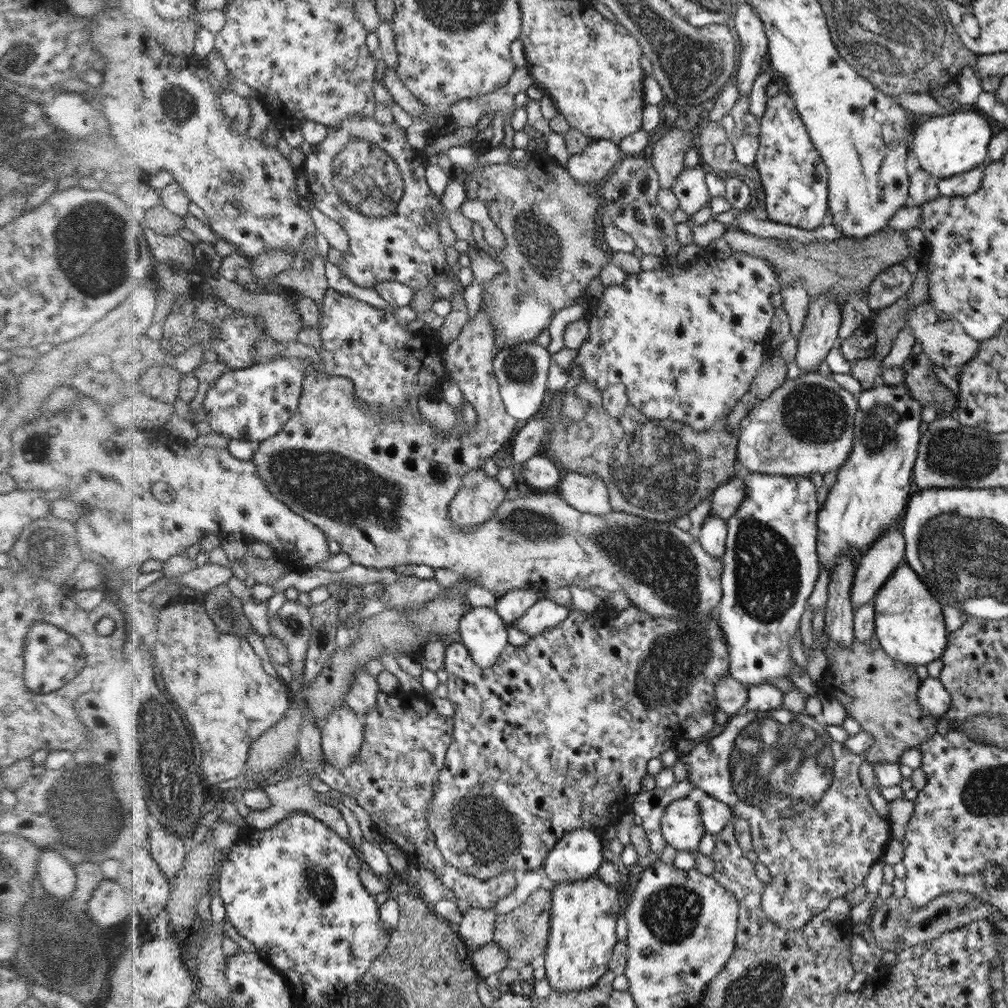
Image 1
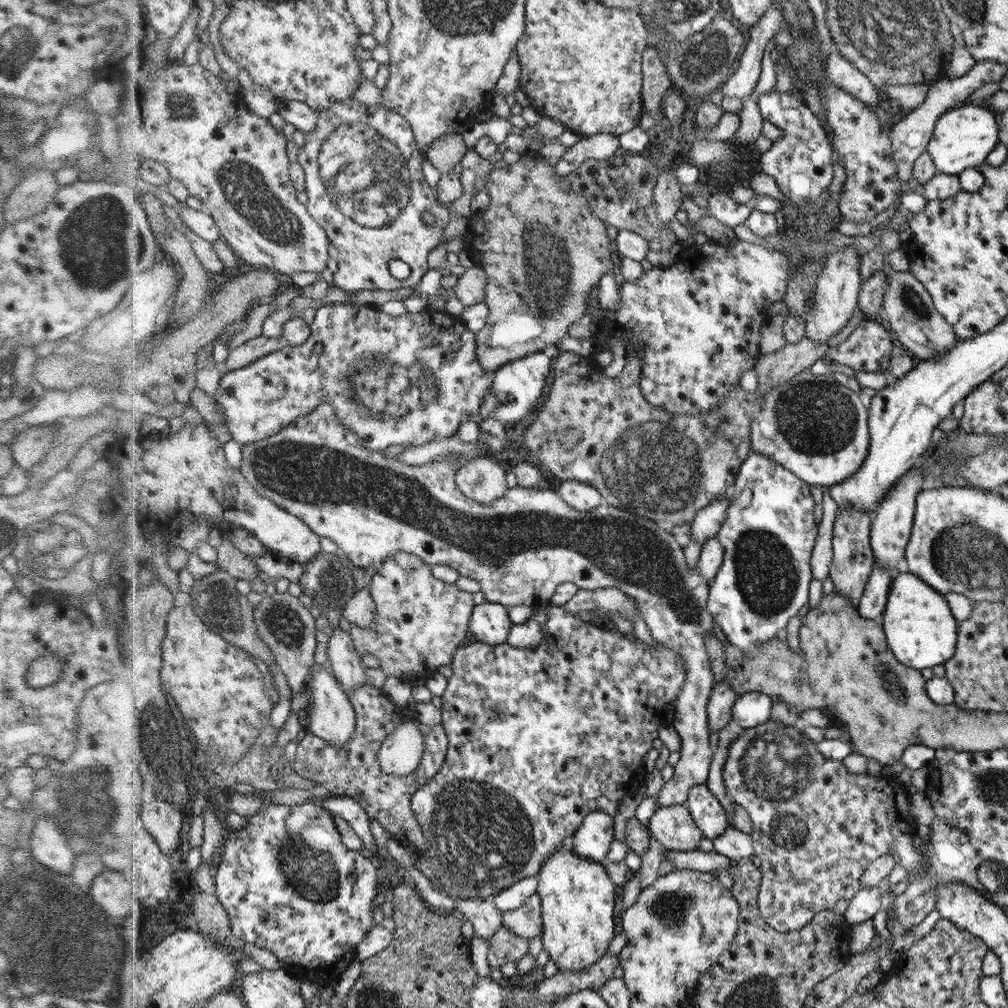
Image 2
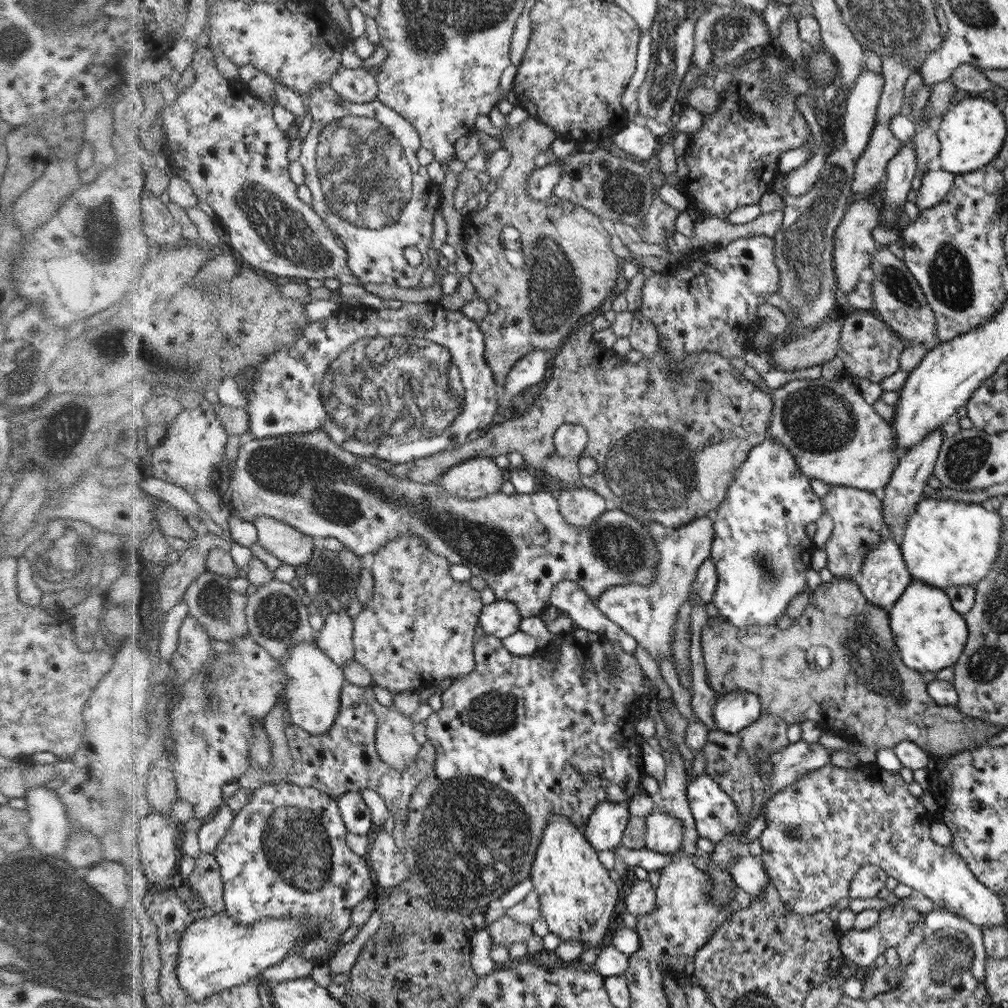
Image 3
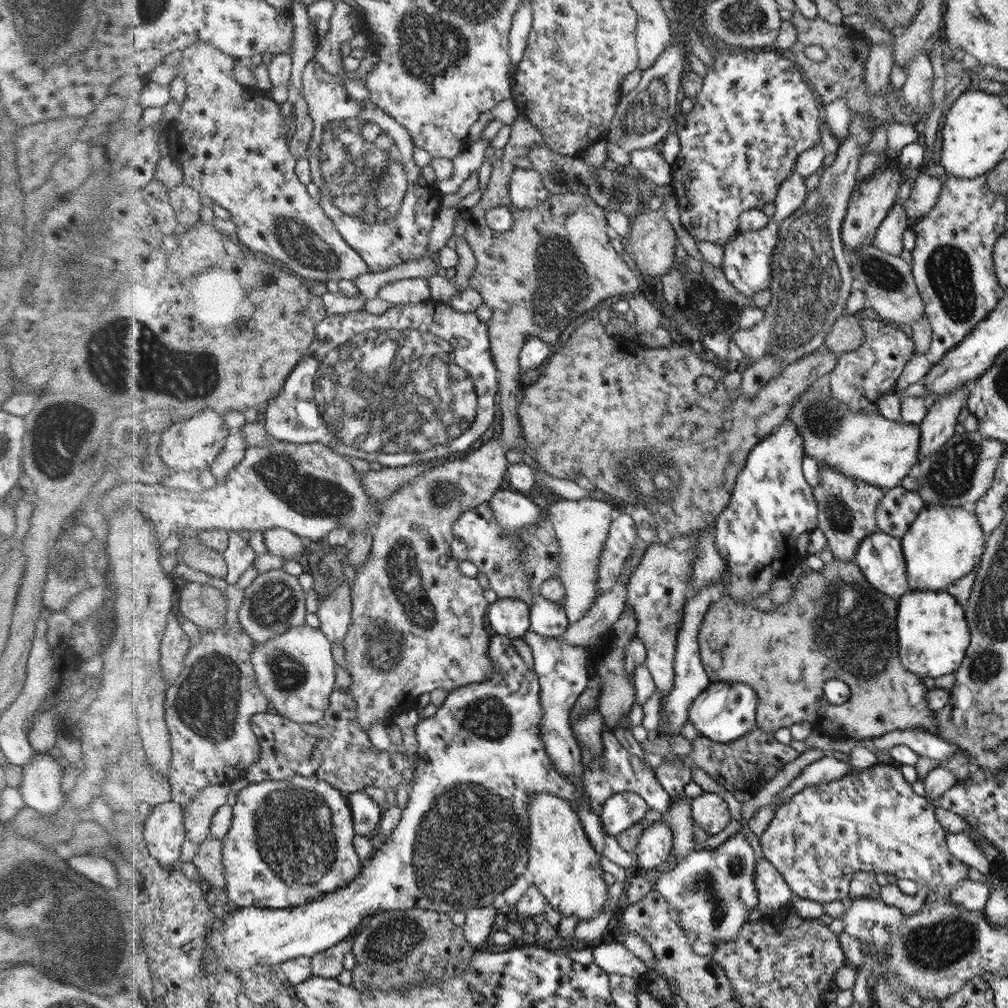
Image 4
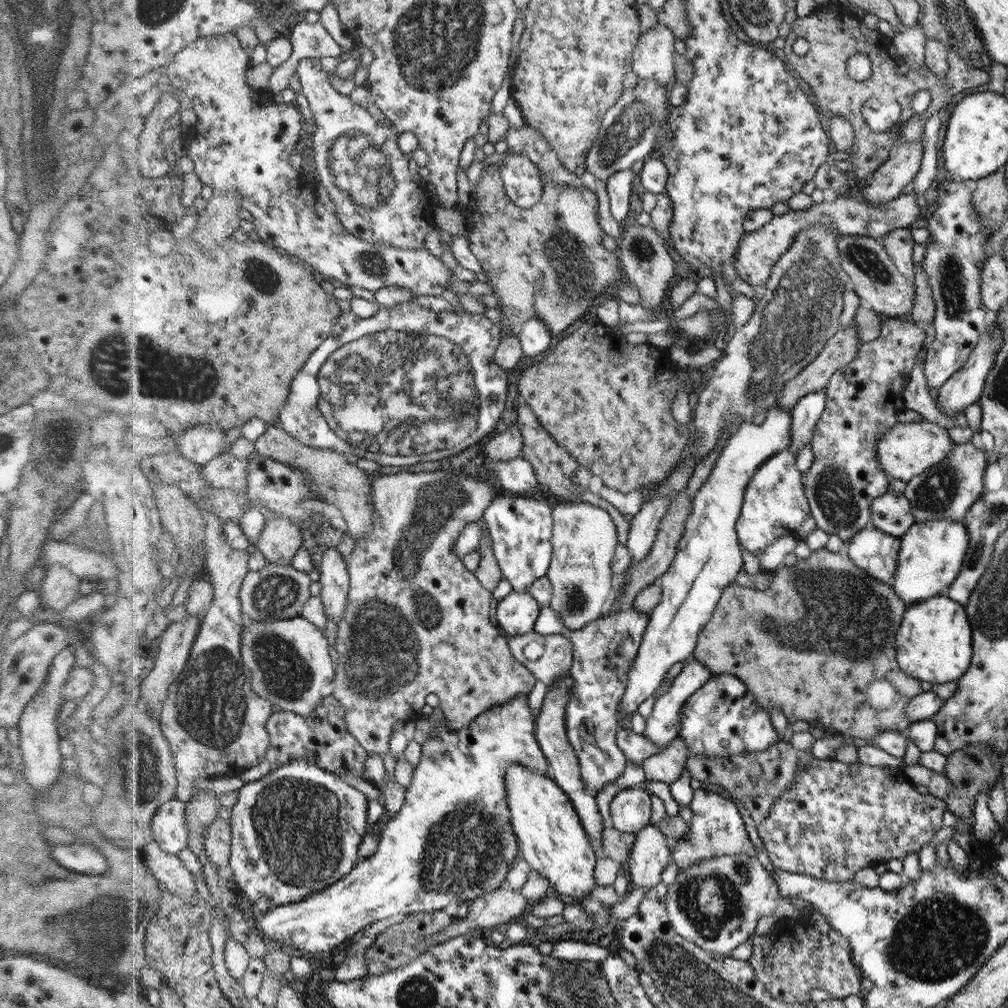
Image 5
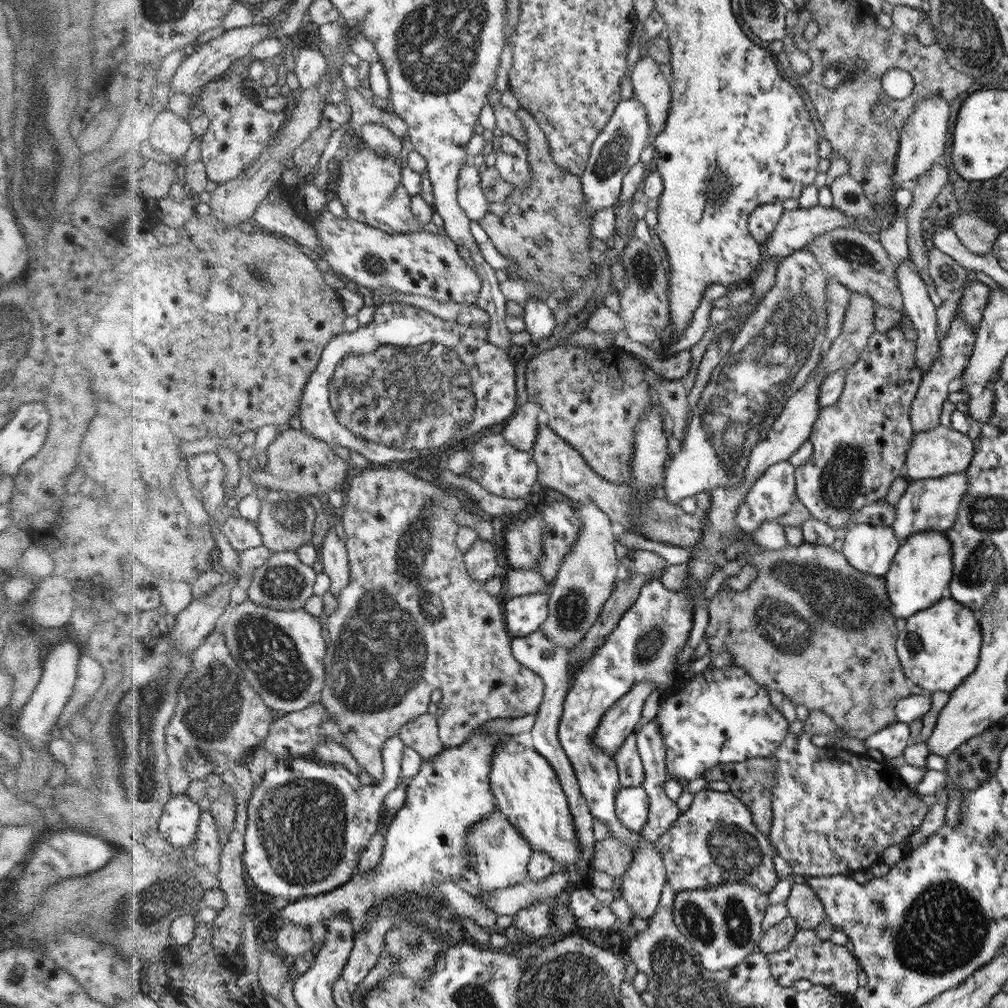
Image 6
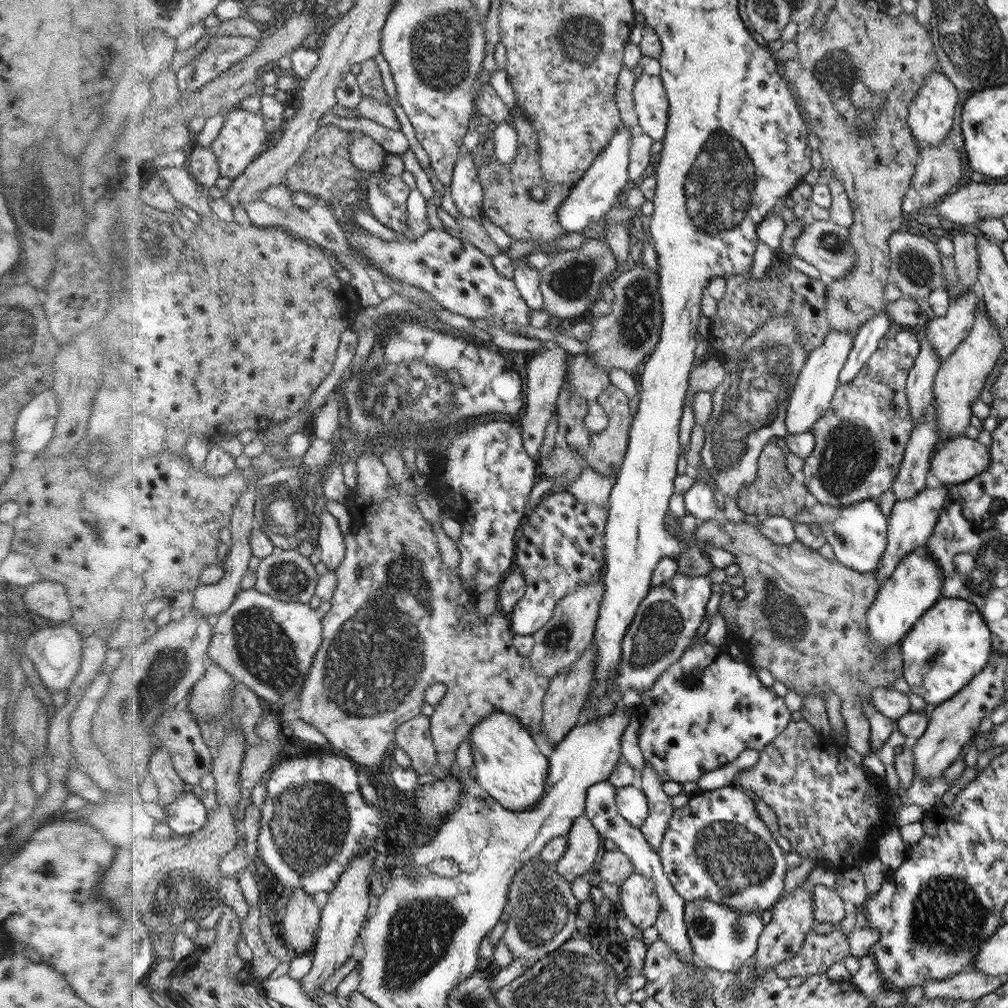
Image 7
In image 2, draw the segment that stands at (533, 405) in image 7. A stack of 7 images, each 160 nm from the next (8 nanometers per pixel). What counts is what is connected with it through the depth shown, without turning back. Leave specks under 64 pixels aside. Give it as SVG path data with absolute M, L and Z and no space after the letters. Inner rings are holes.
M484 455L460 466L455 481L459 489L478 504L501 499L509 489L504 469L496 460ZM397 552L372 570L369 577L370 589L376 600L376 624L371 628L364 628L359 624L352 624L352 635L357 649L362 653L372 653L380 659L380 669L387 676L397 676L399 679L410 681L413 677L420 678L426 672L434 672L438 666L450 664L454 660L456 648L462 644L470 620L472 608L472 593L464 591L464 598L458 598L460 590L454 588L454 583L444 583L436 579L432 573L432 565L422 558L409 552Z

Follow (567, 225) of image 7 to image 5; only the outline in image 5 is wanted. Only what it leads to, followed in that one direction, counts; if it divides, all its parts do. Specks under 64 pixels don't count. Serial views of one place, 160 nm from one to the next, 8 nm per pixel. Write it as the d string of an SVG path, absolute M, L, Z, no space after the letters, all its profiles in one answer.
M639 79L636 87L625 90L616 105L607 111L603 118L602 128L599 130L598 140L586 155L586 170L595 176L597 182L605 186L611 174L619 170L630 169L636 160L650 156L655 148L656 138L661 136L661 124L665 122L665 116L667 116L667 109L664 107L666 107L666 101L669 101L668 95L667 88L657 80Z

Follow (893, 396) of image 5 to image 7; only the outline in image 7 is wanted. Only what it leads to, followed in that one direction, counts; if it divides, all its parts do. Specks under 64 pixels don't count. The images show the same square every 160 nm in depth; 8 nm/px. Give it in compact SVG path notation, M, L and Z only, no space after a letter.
M893 331L888 338L883 337L880 340L878 349L871 354L857 376L835 390L828 412L812 430L814 449L804 459L802 470L805 487L819 504L836 507L868 499L875 500L886 490L891 490L899 469L902 468L903 457L906 456L910 430L914 429L907 382L919 358L920 349L918 331Z

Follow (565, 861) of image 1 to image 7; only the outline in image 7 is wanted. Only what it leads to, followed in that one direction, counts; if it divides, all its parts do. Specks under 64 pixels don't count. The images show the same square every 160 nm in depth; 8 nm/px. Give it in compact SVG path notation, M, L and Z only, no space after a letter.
M634 784L618 788L617 791L616 803L619 814L632 827L642 827L648 817L648 804L646 804L644 792L640 788L634 788Z

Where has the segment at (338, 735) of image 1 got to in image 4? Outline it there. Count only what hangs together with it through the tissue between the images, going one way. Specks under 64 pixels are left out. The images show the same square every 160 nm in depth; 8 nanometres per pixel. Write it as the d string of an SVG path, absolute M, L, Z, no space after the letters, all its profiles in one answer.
M295 626L290 632L264 644L256 644L253 662L261 689L277 712L294 722L316 724L323 721L331 709L338 680L338 664L334 660L334 645L329 636L315 626Z

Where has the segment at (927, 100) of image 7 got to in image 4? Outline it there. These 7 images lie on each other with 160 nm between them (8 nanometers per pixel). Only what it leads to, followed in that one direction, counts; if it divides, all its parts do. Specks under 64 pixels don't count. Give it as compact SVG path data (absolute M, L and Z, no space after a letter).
M888 167L879 171L870 179L860 181L855 192L852 193L850 206L842 228L842 239L845 250L857 250L863 245L864 238L873 236L878 232L879 226L885 220L890 208L894 206L898 198L898 190L904 181L904 175L898 167Z

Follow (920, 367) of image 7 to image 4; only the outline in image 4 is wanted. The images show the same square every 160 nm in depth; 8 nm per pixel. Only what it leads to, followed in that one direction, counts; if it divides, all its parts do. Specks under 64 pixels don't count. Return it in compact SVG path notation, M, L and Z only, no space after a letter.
M897 198L873 239L876 247L896 256L900 255L904 249L902 237L908 228L908 217L903 201Z

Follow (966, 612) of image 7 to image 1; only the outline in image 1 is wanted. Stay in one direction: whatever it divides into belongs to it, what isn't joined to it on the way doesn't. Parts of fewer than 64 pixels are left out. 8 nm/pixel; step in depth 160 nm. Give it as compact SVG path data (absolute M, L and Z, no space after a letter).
M902 562L892 576L878 589L875 602L874 637L888 655L902 667L914 668L938 660L948 646L948 636L943 607L930 588L923 583L913 567Z

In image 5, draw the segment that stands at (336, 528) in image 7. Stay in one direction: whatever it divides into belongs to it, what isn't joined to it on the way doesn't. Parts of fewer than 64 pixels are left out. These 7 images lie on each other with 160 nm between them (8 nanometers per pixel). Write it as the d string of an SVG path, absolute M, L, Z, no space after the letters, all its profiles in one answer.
M325 545L325 554L321 562L321 580L323 598L329 618L338 624L349 609L351 593L351 574L349 563L335 546Z

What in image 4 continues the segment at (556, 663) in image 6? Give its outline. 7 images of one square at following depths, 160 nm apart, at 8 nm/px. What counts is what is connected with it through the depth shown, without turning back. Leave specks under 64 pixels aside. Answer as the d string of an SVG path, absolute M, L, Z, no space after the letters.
M638 539L633 546L631 557L627 561L625 570L618 578L615 589L610 589L606 594L598 595L594 604L578 621L569 624L564 634L556 637L559 641L575 647L584 647L593 643L597 636L606 633L620 618L625 610L628 582L631 581L632 572L643 560L648 543Z

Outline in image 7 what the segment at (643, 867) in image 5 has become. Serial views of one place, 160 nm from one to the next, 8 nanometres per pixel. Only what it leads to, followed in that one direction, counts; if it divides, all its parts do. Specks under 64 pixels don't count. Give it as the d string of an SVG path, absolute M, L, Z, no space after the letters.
M634 873L624 880L619 890L619 913L641 931L655 926L662 909L655 882L647 876Z

